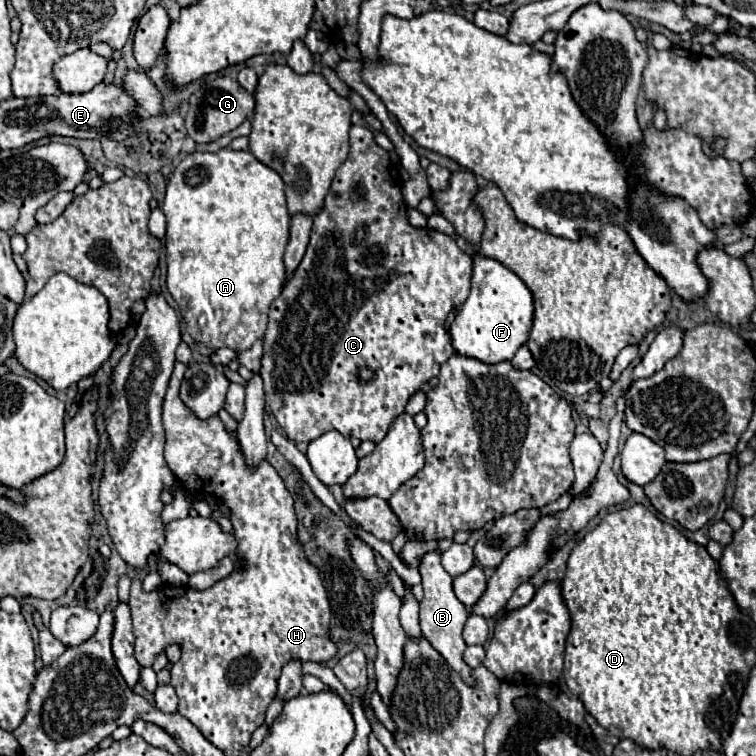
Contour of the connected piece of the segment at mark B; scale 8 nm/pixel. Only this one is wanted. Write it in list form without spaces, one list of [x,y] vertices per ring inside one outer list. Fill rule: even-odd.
[[[439,550],[427,552],[419,562],[419,572],[421,572],[421,586],[425,590],[425,598],[421,600],[421,614],[419,614],[423,636],[435,650],[439,650],[439,654],[449,662],[449,666],[453,666],[463,676],[465,682],[473,684],[471,668],[461,658],[463,650],[465,650],[461,632],[463,632],[463,626],[465,626],[465,620],[469,614],[467,614],[463,602],[459,602],[459,598],[453,592],[453,578],[441,566],[441,552]]]

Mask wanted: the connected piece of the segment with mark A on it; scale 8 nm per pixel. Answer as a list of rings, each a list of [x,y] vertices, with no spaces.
[[[221,148],[219,152],[193,152],[187,154],[179,166],[173,170],[167,182],[167,194],[163,202],[163,212],[167,216],[167,234],[165,234],[165,246],[167,246],[167,288],[175,302],[179,304],[179,312],[187,324],[187,332],[195,342],[203,342],[207,348],[217,350],[217,348],[231,348],[235,352],[247,350],[253,346],[255,340],[263,338],[265,328],[267,328],[267,314],[273,304],[273,300],[281,294],[283,284],[287,280],[285,276],[285,264],[283,264],[283,254],[285,246],[289,242],[289,212],[287,212],[287,202],[285,202],[285,184],[281,176],[261,164],[251,152],[235,152],[229,148]]]

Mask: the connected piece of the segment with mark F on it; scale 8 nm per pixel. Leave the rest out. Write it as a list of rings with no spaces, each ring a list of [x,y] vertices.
[[[473,250],[471,256],[471,294],[449,326],[453,346],[459,354],[477,358],[487,364],[511,360],[519,346],[523,346],[529,338],[533,322],[533,294],[525,286],[525,282],[501,262],[487,258],[477,250]]]

